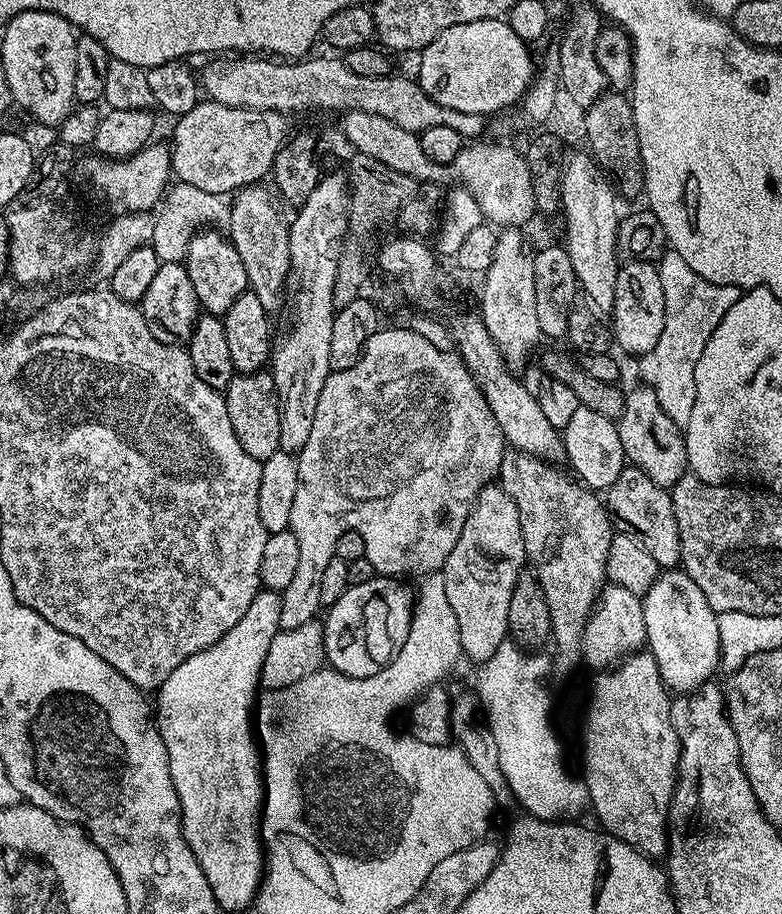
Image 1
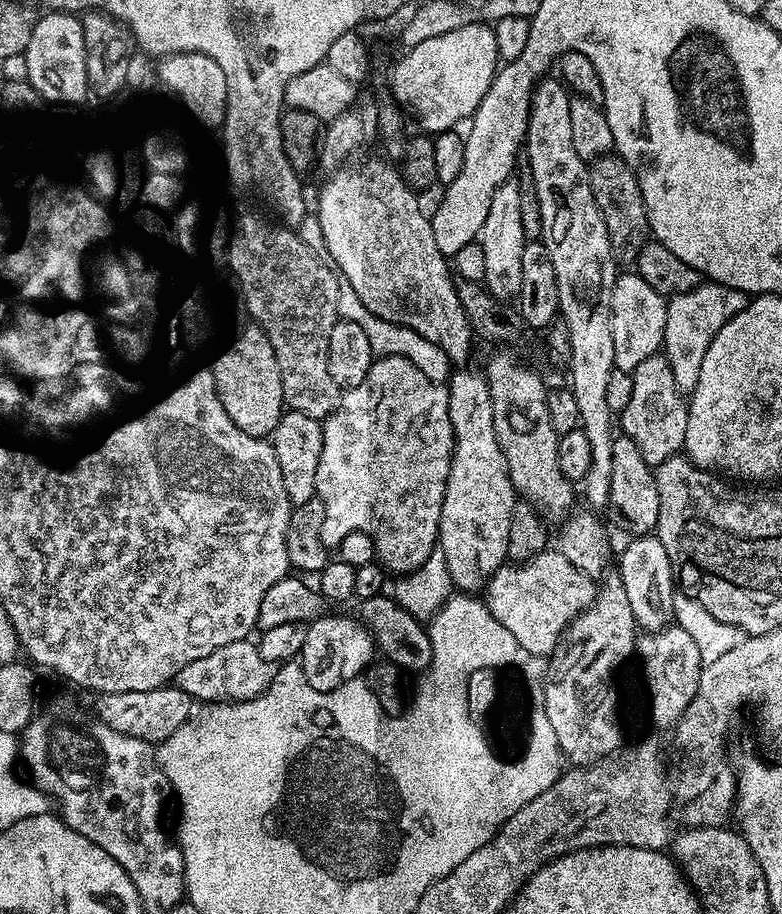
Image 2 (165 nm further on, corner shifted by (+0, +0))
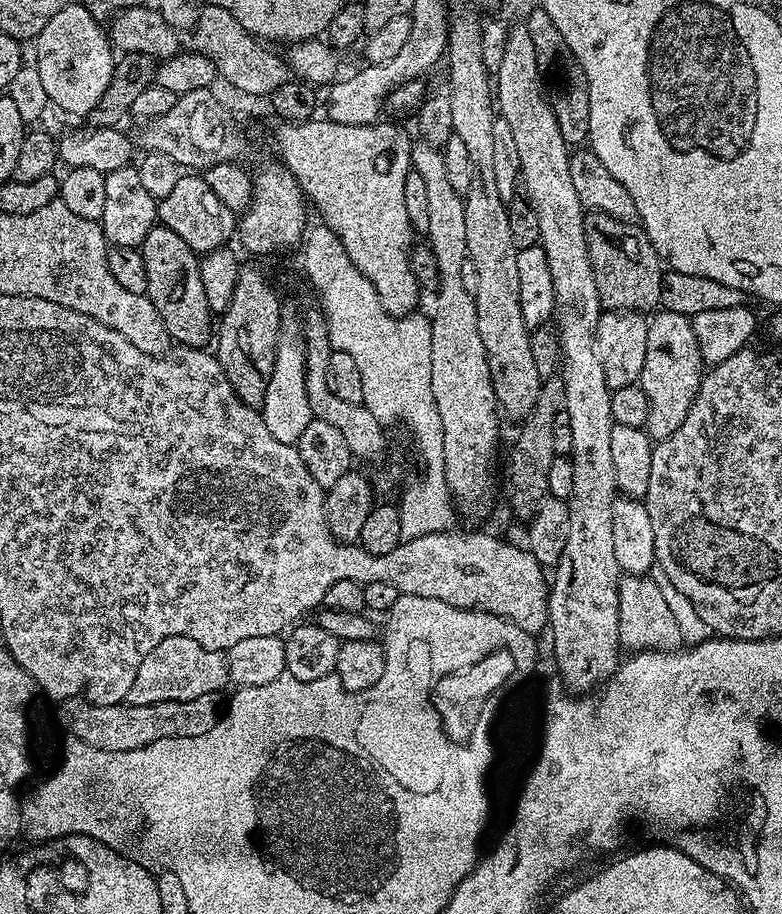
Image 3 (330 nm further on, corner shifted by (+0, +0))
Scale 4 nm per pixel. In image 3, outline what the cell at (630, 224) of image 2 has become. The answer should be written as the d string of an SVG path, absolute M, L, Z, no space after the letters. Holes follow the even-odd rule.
M589 211L584 218L584 233L601 309L648 314L661 307L665 269L660 255L639 223L619 220L605 212Z

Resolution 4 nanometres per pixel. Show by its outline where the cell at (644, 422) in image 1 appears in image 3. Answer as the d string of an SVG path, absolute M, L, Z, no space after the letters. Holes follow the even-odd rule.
M657 311L648 320L646 359L642 362L642 374L638 381L640 388L646 390L646 399L650 402L646 431L653 441L666 439L678 430L678 426L682 426L682 422L686 422L686 414L690 414L690 406L705 375L706 365L700 357L691 319L682 314Z

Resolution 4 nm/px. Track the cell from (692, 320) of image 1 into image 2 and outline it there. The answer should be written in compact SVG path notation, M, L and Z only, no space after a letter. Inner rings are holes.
M702 282L694 290L686 290L686 294L678 294L668 300L662 355L670 362L670 370L680 392L691 394L694 386L698 386L702 358L706 358L706 350L710 350L710 342L714 342L714 334L718 334L734 314L743 310L748 301L749 297L742 290L715 282Z

